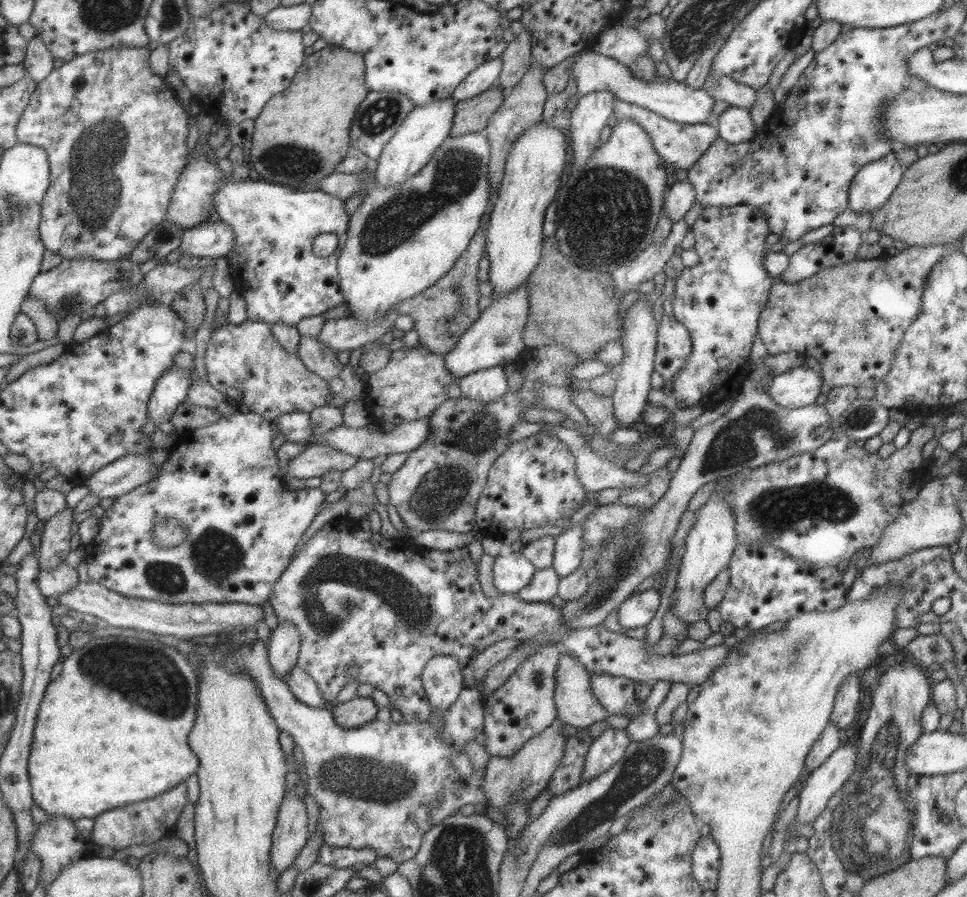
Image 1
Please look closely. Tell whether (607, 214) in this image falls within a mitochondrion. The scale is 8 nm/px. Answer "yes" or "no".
yes

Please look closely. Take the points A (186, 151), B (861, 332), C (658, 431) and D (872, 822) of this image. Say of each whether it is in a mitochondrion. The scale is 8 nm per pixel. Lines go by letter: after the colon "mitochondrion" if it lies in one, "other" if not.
A: other
B: mitochondrion
C: other
D: mitochondrion

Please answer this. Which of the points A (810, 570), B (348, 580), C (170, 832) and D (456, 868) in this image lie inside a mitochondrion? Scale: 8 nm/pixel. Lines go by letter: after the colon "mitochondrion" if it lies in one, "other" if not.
A: other
B: mitochondrion
C: other
D: mitochondrion

